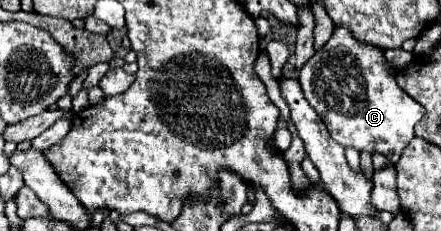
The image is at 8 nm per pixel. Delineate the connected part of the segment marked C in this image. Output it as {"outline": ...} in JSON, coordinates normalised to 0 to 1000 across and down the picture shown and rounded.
{"outline":[[[764,117],[732,212],[714,221],[683,290],[678,359],[692,429],[769,628],[800,636],[814,662],[864,662],[887,706],[905,697],[914,645],[941,593],[941,541],[964,498],[964,472],[900,368],[873,221],[855,195],[823,195],[787,117]]]}

